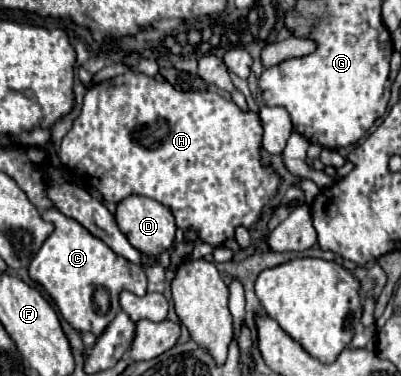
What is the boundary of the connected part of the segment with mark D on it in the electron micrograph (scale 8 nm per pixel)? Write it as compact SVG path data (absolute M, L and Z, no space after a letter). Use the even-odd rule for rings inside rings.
M145 196L125 198L123 202L117 204L115 218L117 218L117 224L119 224L121 232L127 236L127 240L145 254L159 256L159 254L163 254L165 250L169 250L173 246L175 232L177 232L173 212L167 206L163 206L161 202L153 200L153 198L145 198Z

